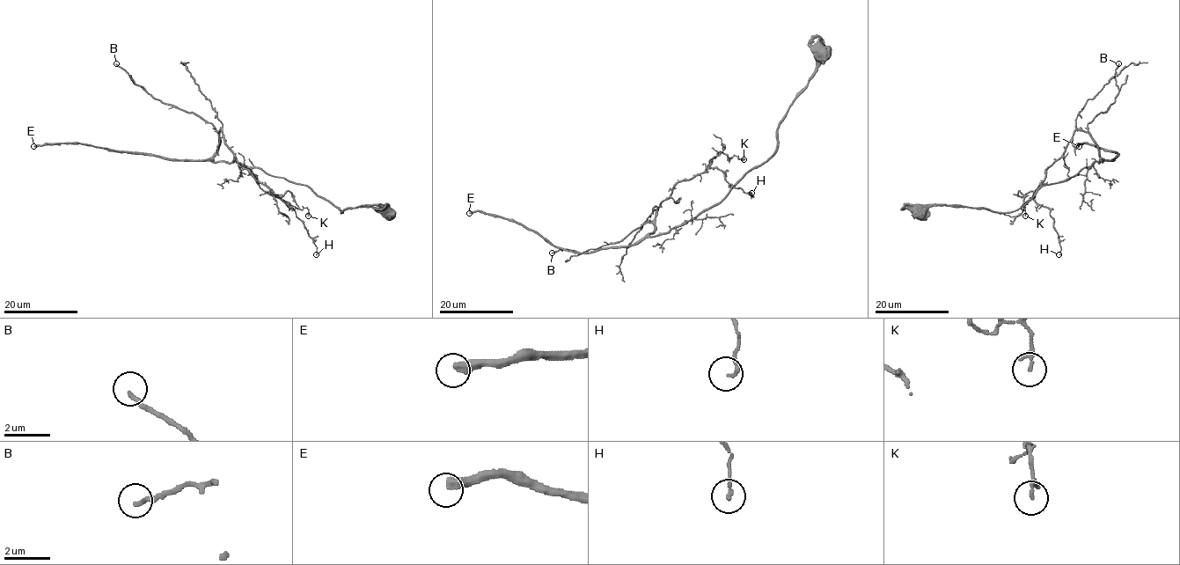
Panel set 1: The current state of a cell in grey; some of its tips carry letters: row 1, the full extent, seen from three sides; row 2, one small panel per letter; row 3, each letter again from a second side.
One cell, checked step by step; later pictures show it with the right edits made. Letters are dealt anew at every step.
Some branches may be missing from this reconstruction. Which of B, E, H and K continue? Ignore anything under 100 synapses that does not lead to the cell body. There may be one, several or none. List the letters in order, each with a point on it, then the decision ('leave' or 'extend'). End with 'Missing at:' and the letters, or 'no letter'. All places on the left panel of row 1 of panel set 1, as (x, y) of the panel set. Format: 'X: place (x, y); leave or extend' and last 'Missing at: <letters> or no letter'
B: place (116, 63); leave
E: place (33, 146); extend
H: place (316, 254); leave
K: place (308, 216); leave
Missing at: E

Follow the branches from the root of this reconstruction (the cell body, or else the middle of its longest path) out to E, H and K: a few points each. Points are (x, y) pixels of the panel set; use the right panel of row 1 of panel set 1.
E: (919, 213), (933, 205), (1013, 212), (1041, 187), (1118, 155), (1089, 143), (1079, 146)
H: (919, 213), (1019, 209), (1041, 187), (1103, 162), (1079, 129), (1033, 197), (1050, 210), (1059, 254)
K: (919, 213), (1015, 211), (1041, 187), (1103, 162), (1088, 132), (1073, 133), (1036, 189), (1017, 193), (1025, 216)

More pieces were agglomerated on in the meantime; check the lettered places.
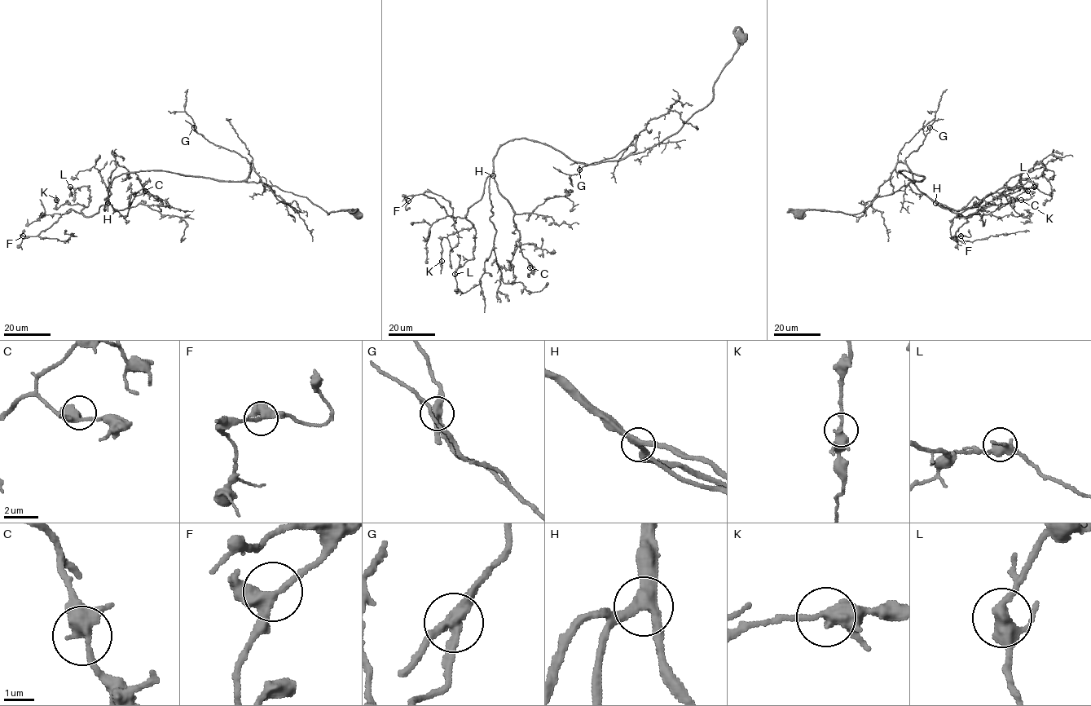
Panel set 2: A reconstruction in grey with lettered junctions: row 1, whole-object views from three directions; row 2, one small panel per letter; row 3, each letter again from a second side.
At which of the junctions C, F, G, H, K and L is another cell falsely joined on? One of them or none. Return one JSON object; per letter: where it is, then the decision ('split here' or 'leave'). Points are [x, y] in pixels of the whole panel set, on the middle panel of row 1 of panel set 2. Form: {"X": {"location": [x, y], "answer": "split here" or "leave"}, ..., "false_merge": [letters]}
{"C": {"location": [530, 267], "answer": "leave"}, "F": {"location": [408, 200], "answer": "leave"}, "G": {"location": [579, 169], "answer": "split here"}, "H": {"location": [493, 175], "answer": "leave"}, "K": {"location": [442, 261], "answer": "leave"}, "L": {"location": [455, 274], "answer": "leave"}, "false_merge": ["G"]}

